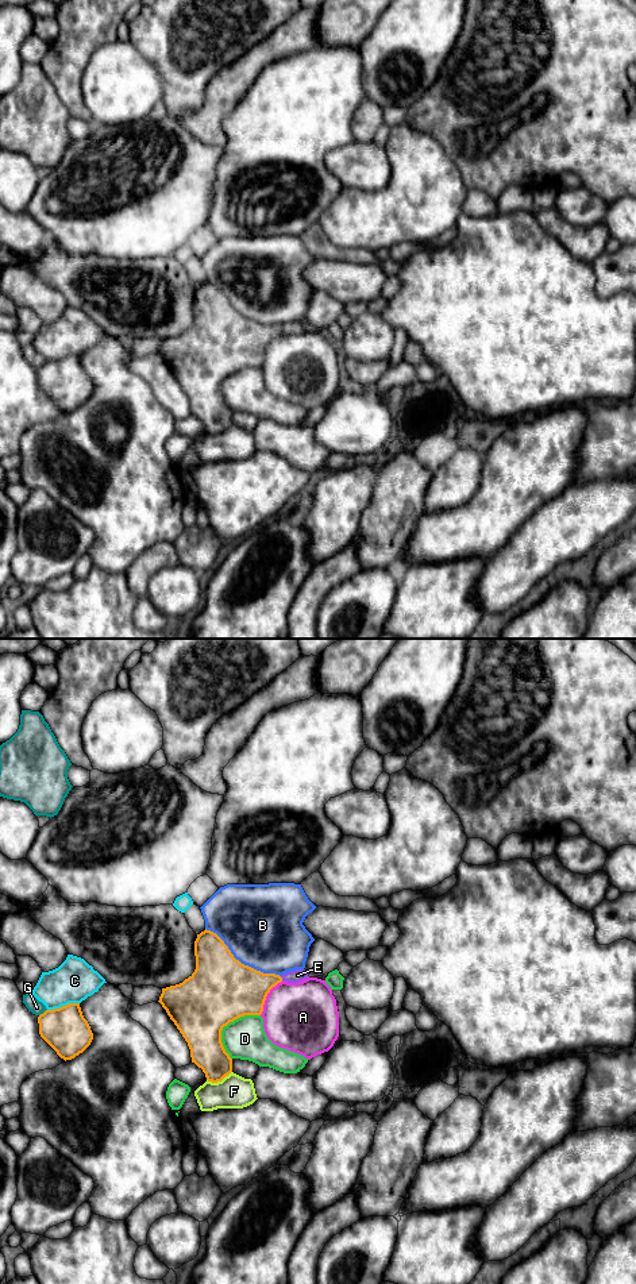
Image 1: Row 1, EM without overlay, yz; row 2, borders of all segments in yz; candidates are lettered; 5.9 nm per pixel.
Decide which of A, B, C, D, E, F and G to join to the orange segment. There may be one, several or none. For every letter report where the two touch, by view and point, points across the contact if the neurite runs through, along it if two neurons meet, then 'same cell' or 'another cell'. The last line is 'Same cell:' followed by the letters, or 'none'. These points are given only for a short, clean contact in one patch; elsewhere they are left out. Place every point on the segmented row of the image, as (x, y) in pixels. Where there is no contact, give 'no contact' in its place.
A: yz (266, 995) | another cell
B: yz (239, 961) | another cell
C: yz (62, 1006) | another cell
D: yz (226, 1025) | another cell
E: yz (281, 978) | same cell
F: yz (219, 1080) | another cell
G: yz (43, 1013) | another cell
Same cell: E

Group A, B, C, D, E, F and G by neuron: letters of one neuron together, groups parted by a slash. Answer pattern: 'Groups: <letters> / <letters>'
Groups: A / B / C / D / E / F / G

